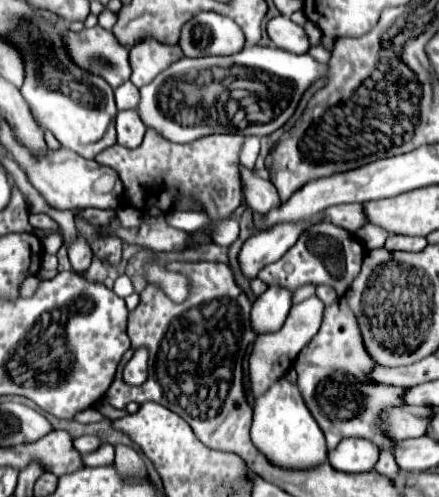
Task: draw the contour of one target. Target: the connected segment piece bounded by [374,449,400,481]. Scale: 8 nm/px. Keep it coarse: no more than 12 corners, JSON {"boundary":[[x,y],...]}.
{"boundary":[[380,449],[374,469],[400,481],[394,455]]}

